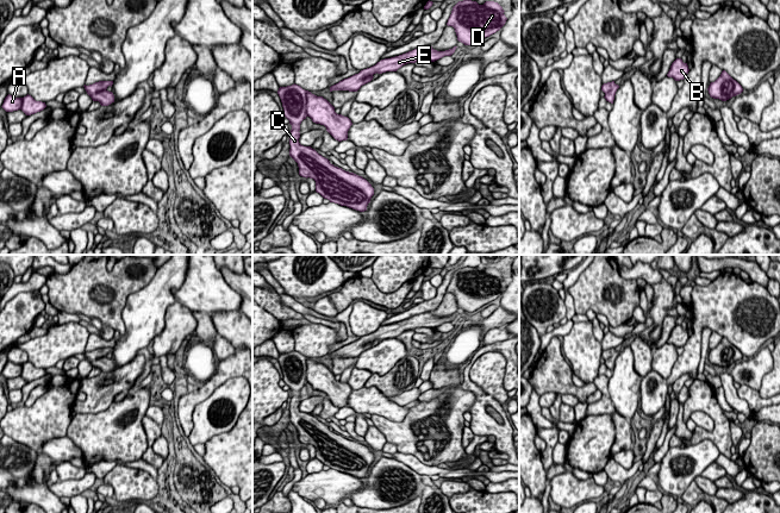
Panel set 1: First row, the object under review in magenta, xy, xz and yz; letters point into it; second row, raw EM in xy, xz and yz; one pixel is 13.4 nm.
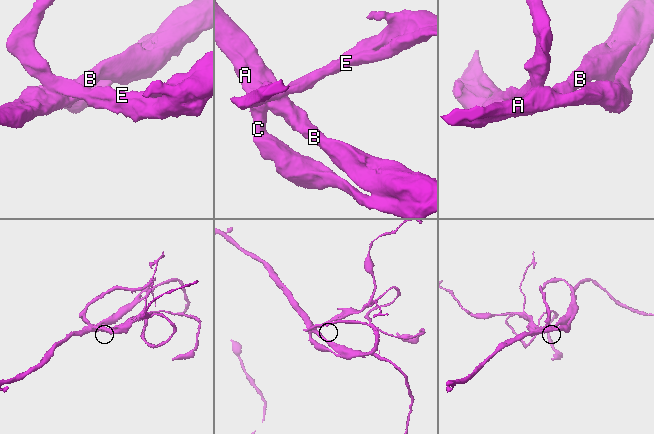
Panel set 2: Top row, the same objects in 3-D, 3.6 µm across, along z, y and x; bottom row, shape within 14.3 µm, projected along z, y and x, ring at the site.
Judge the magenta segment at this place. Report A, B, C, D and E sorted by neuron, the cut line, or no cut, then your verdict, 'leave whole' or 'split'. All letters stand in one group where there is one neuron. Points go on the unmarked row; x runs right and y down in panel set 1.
groups A B C D E; cut none; leave whole

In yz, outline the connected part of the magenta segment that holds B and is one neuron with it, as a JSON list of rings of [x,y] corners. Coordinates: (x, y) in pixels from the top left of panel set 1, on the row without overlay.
[[[676,325],[672,330],[667,343],[673,344],[675,348],[680,348],[687,343],[688,338],[689,336],[688,336],[687,330],[684,330],[681,325]]]

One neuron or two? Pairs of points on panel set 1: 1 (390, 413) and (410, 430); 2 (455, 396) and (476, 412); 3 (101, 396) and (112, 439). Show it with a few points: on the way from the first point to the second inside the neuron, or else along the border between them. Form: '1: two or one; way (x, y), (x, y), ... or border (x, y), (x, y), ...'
1: two; border (410, 408), (399, 421), (392, 421), (372, 414)
2: two; border (459, 383), (459, 387), (474, 394), (469, 411)
3: two; border (113, 400), (103, 411), (78, 414)

